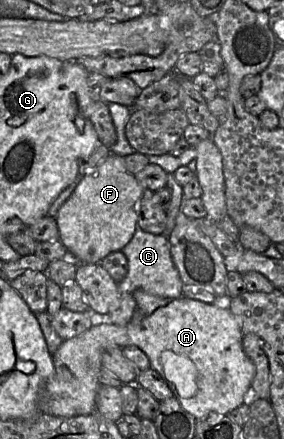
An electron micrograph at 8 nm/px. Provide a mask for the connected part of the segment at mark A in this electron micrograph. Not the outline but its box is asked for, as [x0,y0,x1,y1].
[39,296,255,420]

